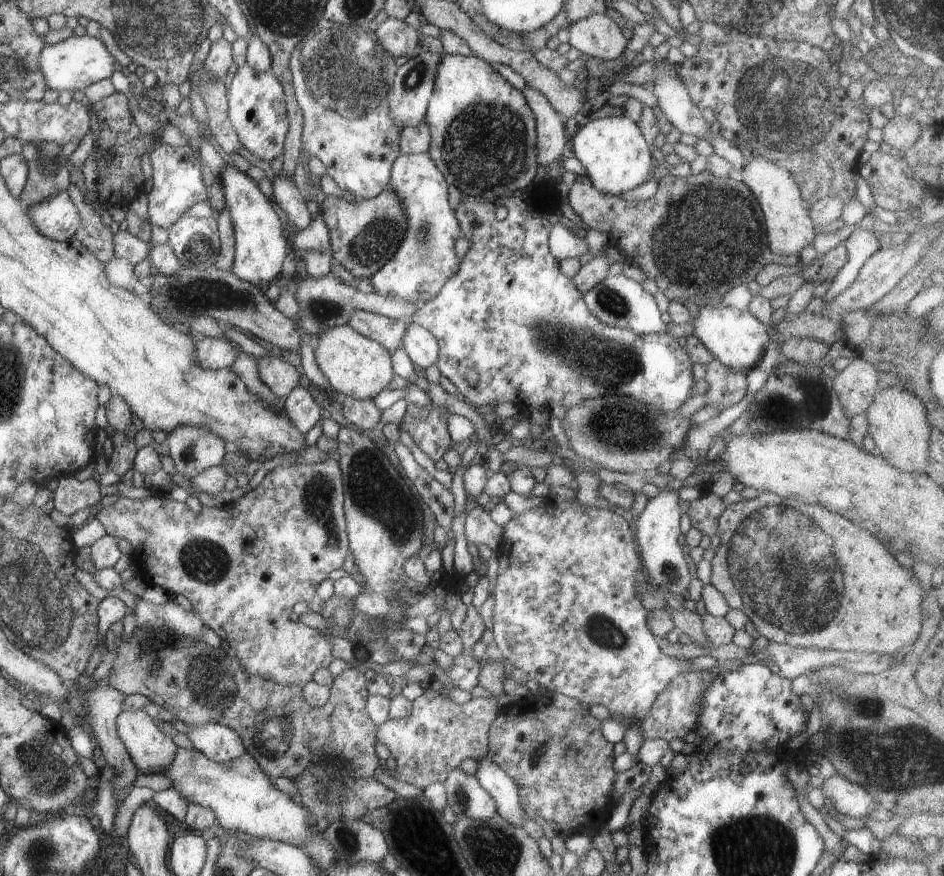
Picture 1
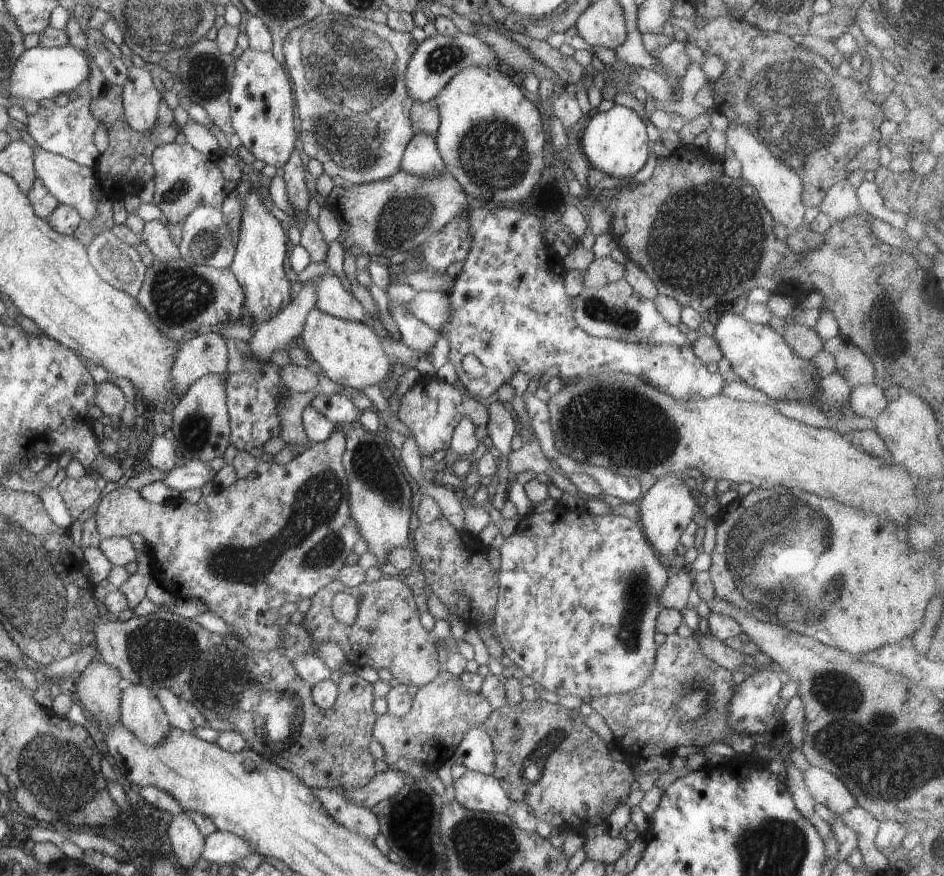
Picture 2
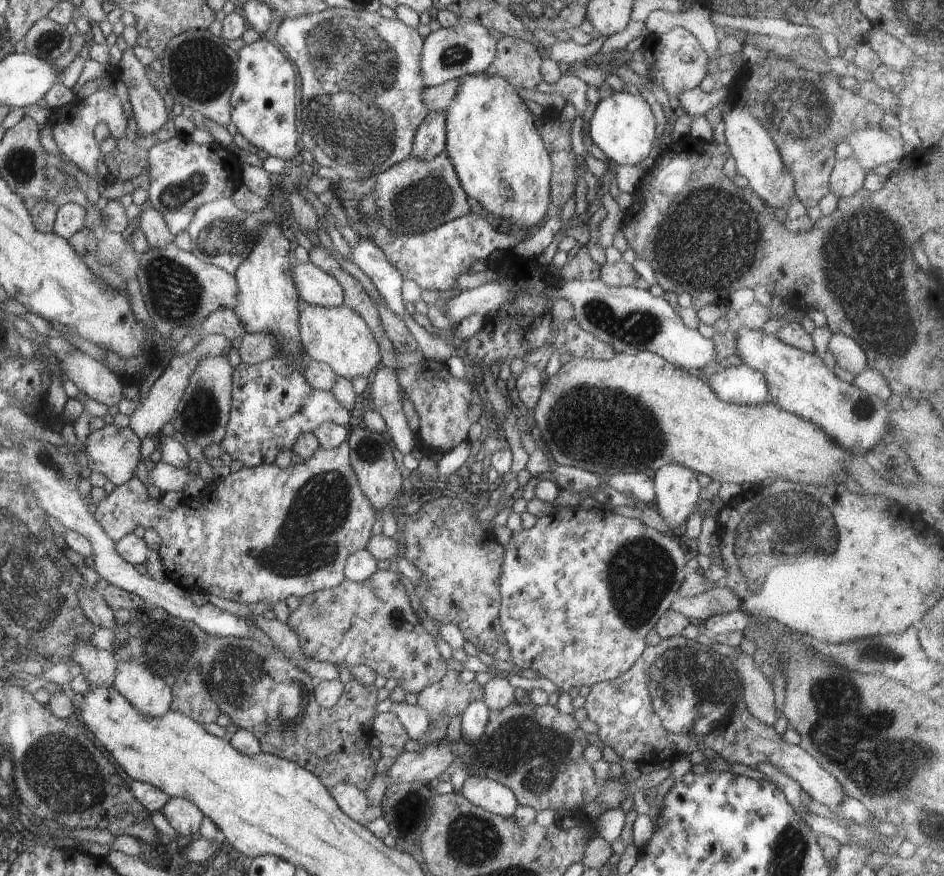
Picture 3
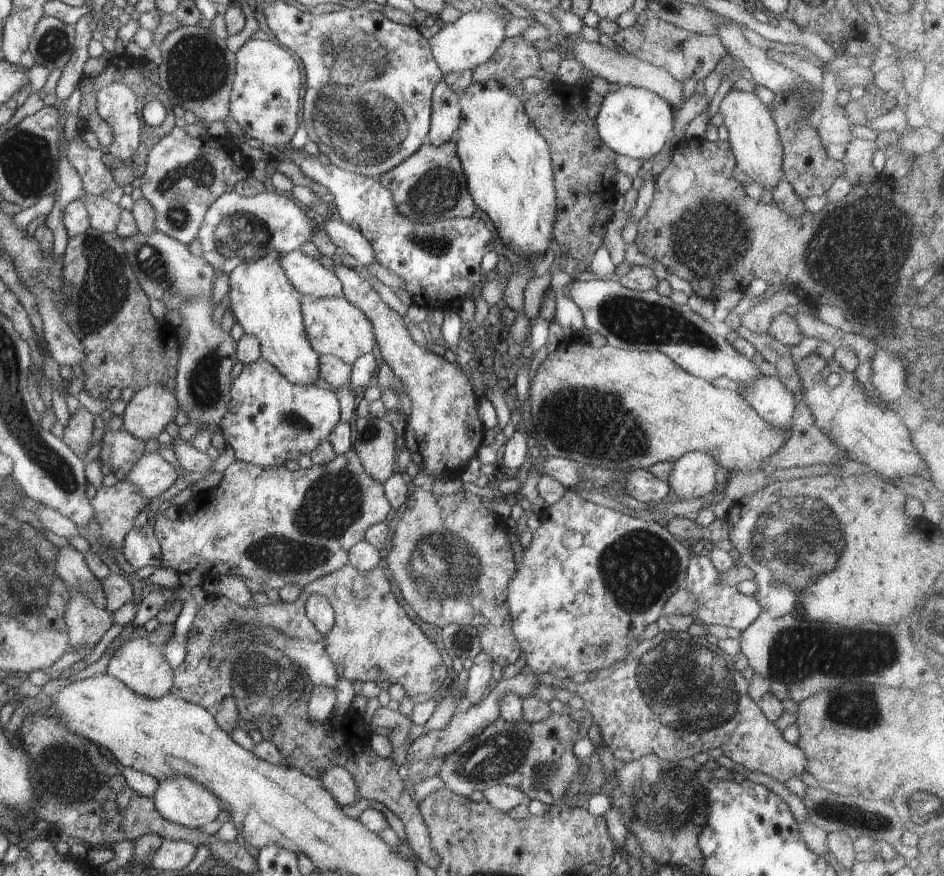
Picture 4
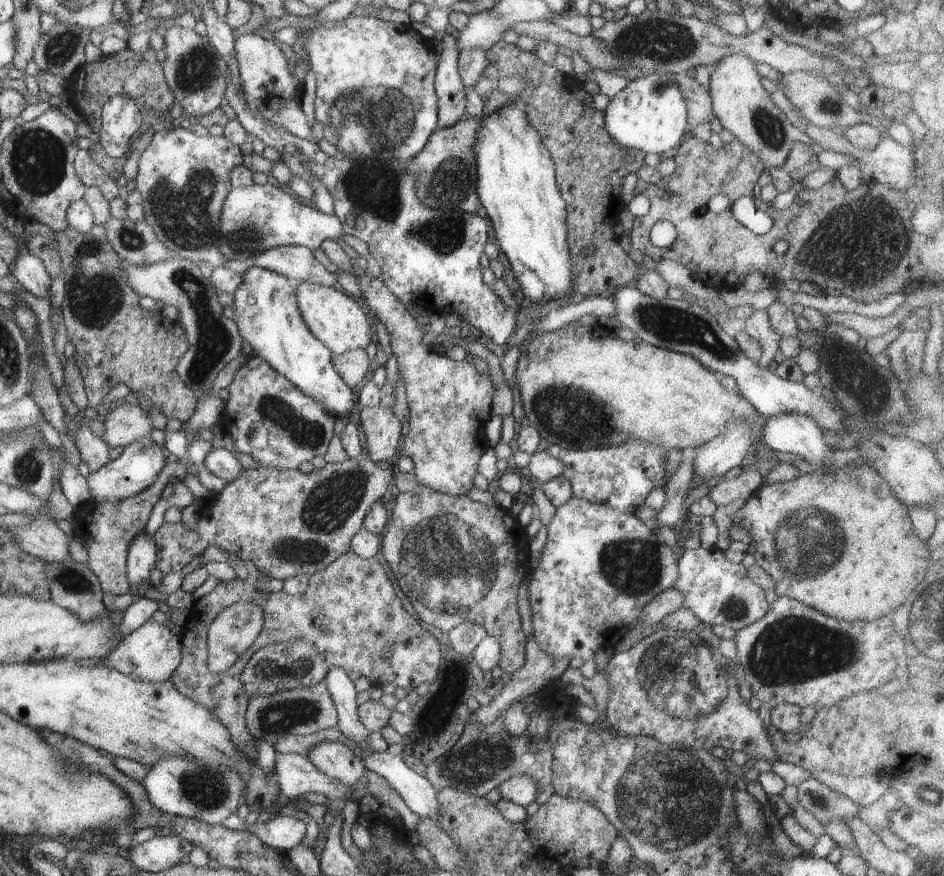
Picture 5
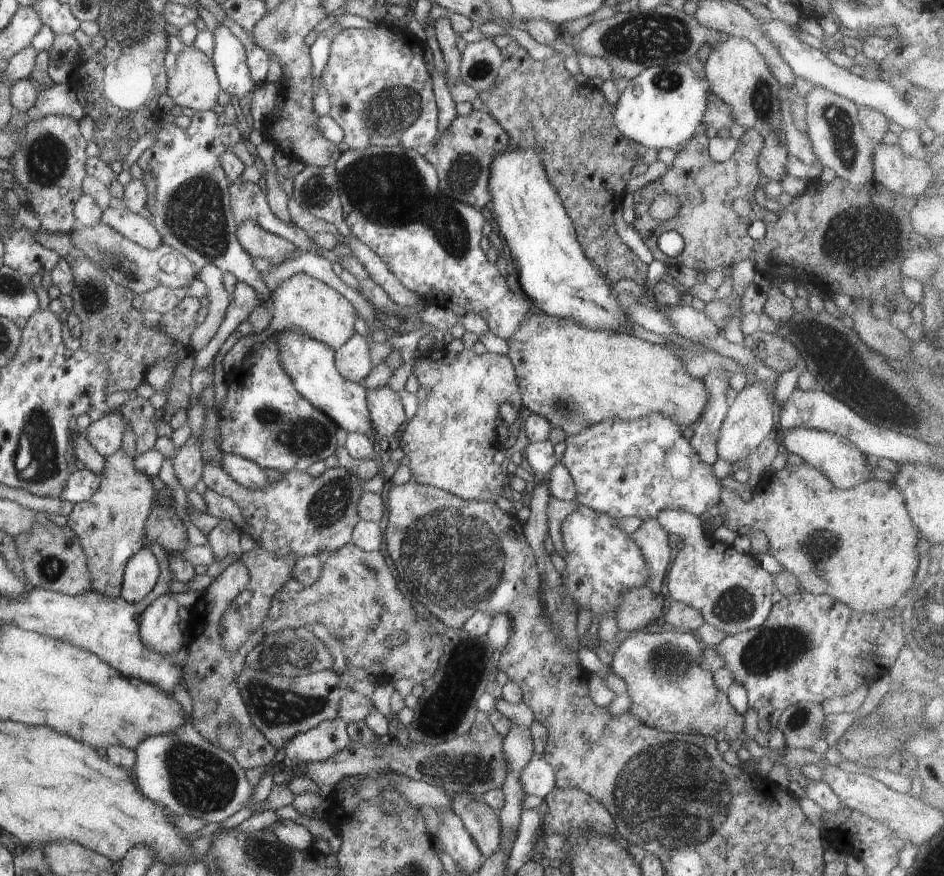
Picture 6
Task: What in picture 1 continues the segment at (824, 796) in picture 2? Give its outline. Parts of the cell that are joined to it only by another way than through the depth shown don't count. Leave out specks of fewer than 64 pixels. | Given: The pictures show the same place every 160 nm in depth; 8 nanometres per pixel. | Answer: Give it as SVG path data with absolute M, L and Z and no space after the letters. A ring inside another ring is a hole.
M840 775L824 779L821 790L829 808L844 816L866 820L868 814L878 807L866 788L860 788Z

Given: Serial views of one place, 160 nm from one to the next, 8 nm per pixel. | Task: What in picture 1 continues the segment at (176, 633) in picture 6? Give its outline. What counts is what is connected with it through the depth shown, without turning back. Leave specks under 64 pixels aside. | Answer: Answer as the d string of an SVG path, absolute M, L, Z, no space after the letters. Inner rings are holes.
M141 707L135 711L131 709L122 710L121 715L116 720L118 735L122 742L124 742L126 751L139 774L158 775L170 766L170 762L174 760L174 756L176 756L176 744L174 744L170 736L163 733L153 719L154 718Z

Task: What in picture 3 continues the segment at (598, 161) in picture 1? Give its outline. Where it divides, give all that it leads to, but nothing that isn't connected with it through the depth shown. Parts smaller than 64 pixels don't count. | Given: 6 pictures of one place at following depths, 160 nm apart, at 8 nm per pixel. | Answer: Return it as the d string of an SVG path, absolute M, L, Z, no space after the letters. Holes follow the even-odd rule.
M614 92L611 97L600 100L590 120L590 139L604 152L613 166L636 166L645 160L656 138L656 118L651 106L642 98L624 92Z

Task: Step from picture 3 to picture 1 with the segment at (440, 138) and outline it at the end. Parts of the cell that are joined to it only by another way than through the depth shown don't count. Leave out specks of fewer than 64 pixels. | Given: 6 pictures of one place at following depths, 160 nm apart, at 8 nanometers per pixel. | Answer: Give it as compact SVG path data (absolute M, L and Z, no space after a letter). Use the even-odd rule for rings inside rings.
M428 152L402 154L396 158L387 190L398 192L408 228L398 252L370 278L376 294L428 303L440 293L446 280L458 272L461 259L455 252L455 242L462 235L448 202L448 188L446 178Z

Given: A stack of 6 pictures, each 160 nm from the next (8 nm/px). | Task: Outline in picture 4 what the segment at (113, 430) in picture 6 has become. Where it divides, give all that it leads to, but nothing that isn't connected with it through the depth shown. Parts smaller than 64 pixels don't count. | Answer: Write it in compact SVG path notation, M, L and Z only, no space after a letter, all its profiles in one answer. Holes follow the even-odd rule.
M150 384L135 392L123 414L122 430L144 442L157 438L178 412L175 390L168 386Z

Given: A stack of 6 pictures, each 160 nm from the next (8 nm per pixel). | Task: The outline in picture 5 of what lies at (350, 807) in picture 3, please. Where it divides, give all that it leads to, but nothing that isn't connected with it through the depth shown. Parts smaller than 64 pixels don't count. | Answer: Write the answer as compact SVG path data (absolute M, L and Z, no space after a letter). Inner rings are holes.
M323 741L310 747L306 757L321 773L346 785L355 785L366 771L362 760L345 744Z

